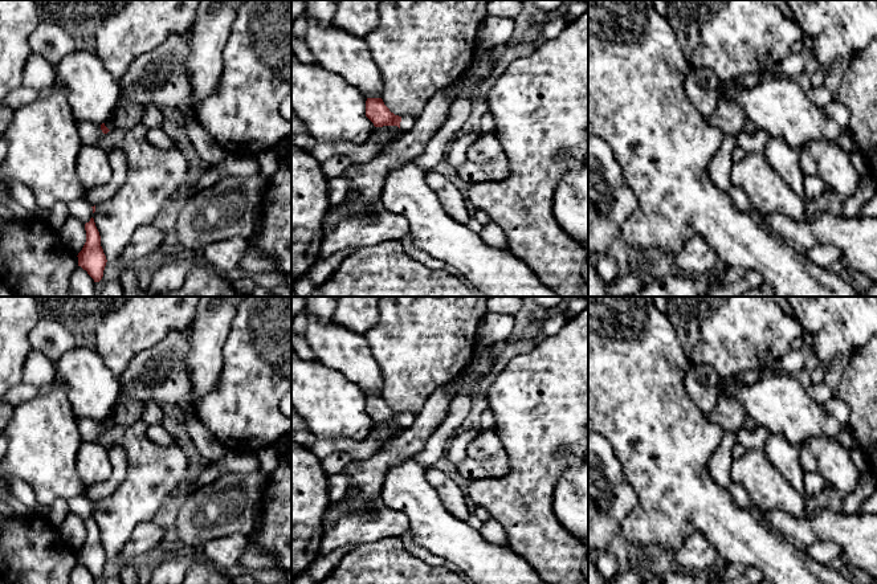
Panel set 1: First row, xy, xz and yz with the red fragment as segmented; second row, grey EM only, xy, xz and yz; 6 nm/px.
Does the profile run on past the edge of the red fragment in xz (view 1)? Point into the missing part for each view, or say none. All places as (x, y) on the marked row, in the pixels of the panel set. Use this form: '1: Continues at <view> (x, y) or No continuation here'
1: Continues at xz (407, 122)

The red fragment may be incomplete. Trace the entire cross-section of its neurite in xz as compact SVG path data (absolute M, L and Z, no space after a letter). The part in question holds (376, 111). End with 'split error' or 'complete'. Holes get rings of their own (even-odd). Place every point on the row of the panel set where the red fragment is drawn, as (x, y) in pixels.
M367 98L366 117L375 127L397 126L403 132L408 132L415 124L415 119L412 117L399 117L391 113L382 98Z; split error

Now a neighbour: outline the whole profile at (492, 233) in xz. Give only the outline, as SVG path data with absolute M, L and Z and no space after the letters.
M490 220L486 225L482 225L482 229L478 234L488 245L509 250L506 234L494 221Z

